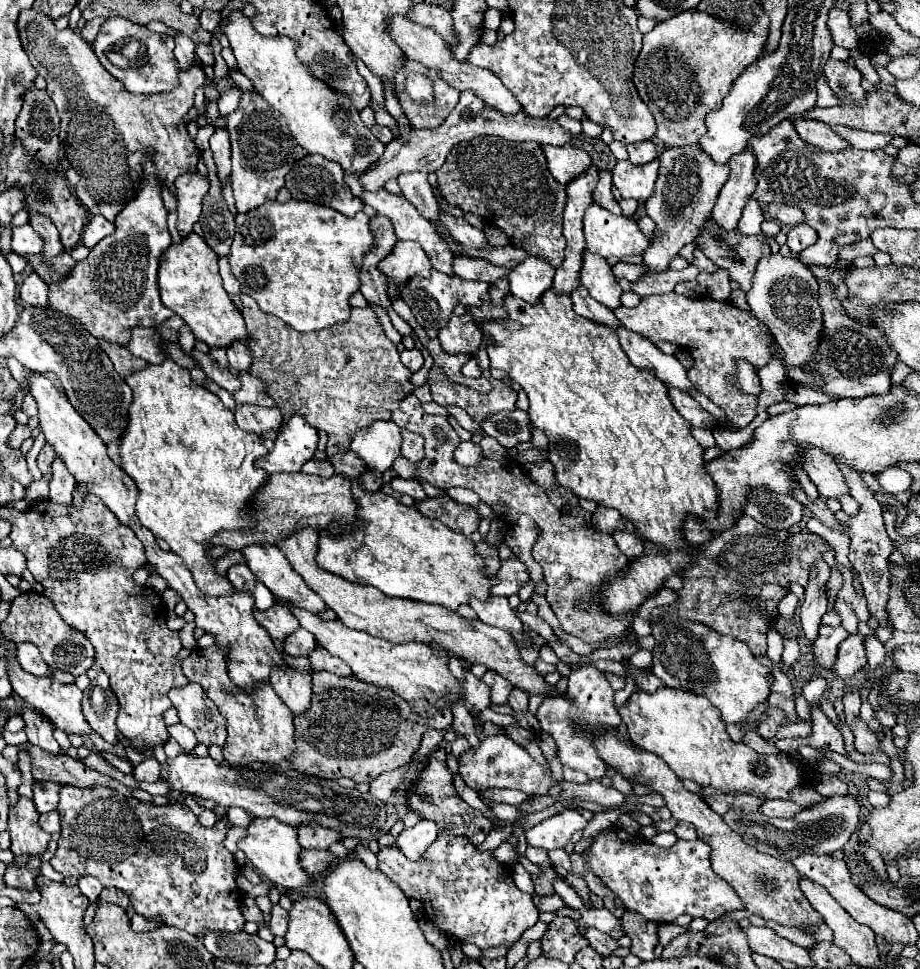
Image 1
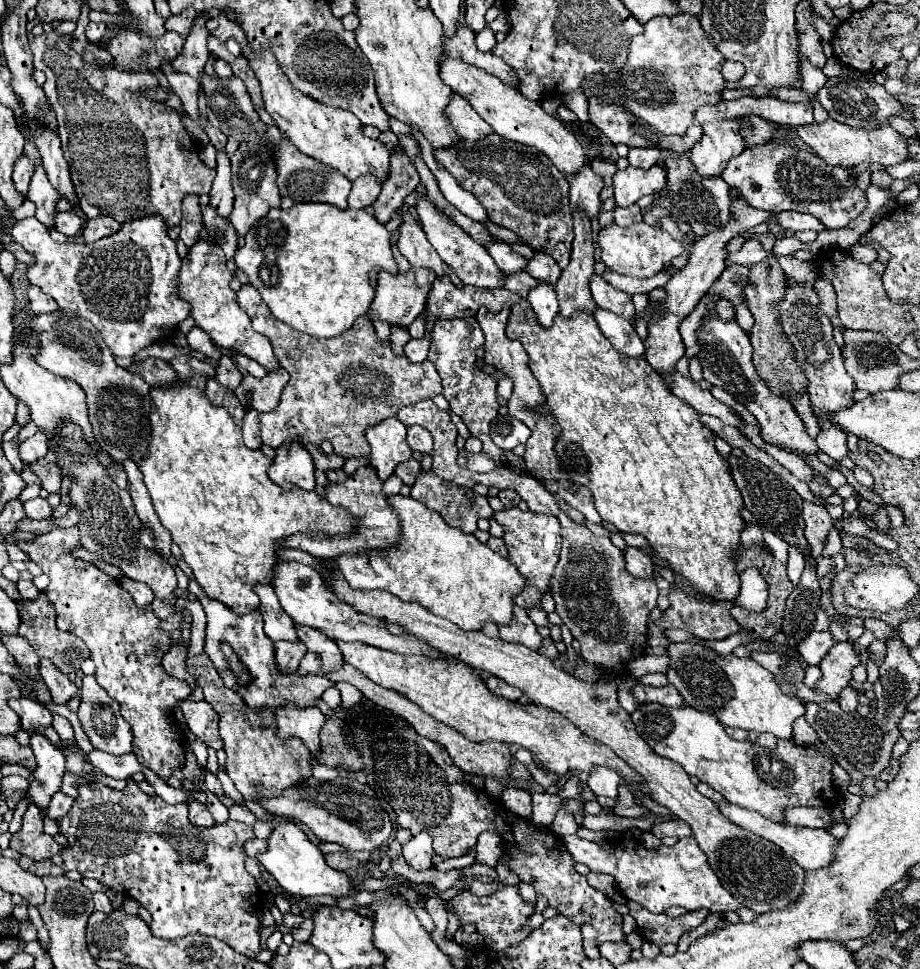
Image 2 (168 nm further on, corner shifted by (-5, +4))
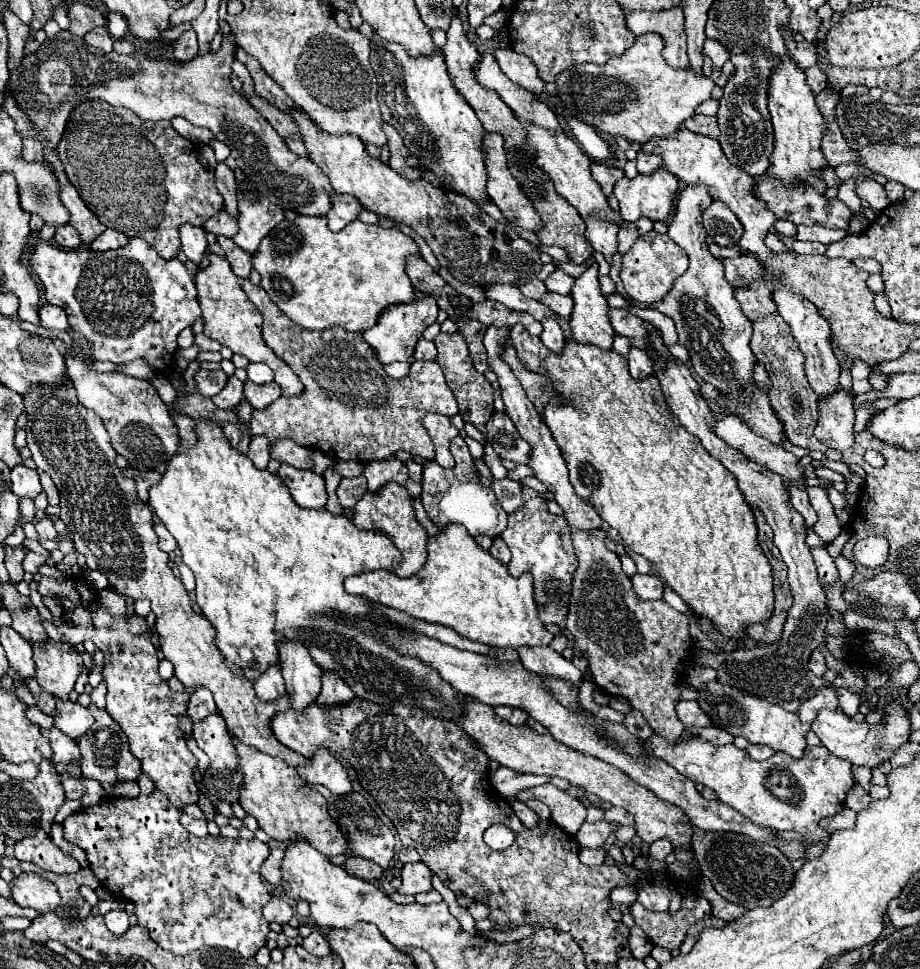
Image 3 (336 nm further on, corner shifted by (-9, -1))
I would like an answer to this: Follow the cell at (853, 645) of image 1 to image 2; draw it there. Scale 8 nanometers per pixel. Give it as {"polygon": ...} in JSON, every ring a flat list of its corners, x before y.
{"polygon":[[836,643,828,655,818,665,822,671,820,681,814,685,816,693,826,693,830,699,836,699,838,693,852,679,852,669,858,665,858,657,854,655,852,643]]}

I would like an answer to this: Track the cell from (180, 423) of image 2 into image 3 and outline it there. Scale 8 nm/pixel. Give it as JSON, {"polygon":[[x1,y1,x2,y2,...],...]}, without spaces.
{"polygon":[[214,420,194,422,196,444,192,448,184,448,180,440,178,450,170,458,162,480,148,490,148,506,176,538,184,564,194,572,198,598,196,602,200,604,202,614,214,624,216,646,234,668,234,672,246,676,248,680,256,680,256,676,260,676,270,664,280,662,276,648,278,640,300,640,306,644,316,664,320,668,338,670,360,700,420,706,440,718,450,716,450,712,458,712,458,692,448,682,444,682,434,668,422,666,422,662,382,646,380,642,372,640,370,634,360,632,350,624,312,620,314,612,326,608,334,608,340,614,350,616,382,618,368,608,368,600,346,594,342,582,346,576,364,570,394,570,402,558,388,536,376,530,360,530,348,516,330,514,326,508,300,508,292,500,280,476,268,470,258,470,246,454,230,444,220,424,214,424]]}

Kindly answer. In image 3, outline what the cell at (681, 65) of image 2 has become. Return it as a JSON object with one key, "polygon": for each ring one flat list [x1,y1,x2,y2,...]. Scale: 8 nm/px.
{"polygon":[[656,32,642,34,626,52,602,66,580,64,562,72,556,80,558,96,574,118,610,136,624,136,640,144,654,136,672,136,696,114,702,102,712,98,716,84,710,76,696,74,690,66,672,68,664,60,662,50,662,36]]}

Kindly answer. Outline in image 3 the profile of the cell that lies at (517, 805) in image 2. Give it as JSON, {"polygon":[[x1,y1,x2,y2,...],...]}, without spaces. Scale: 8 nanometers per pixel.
{"polygon":[[512,802,512,810,526,824,526,828,532,828,538,822,538,814,532,808,528,808,524,802]]}

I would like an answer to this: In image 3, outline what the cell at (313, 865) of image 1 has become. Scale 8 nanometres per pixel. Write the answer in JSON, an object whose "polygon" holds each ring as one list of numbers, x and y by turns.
{"polygon":[[346,858,346,862,344,862,344,866,342,866,348,874,352,874,352,876,358,876,358,878,362,878,362,880,368,880,368,882,372,882,372,880,378,880,378,878,382,878,382,874,384,874,384,870,378,866,378,864,374,864,374,862,370,862,370,860,364,860,364,858]]}

